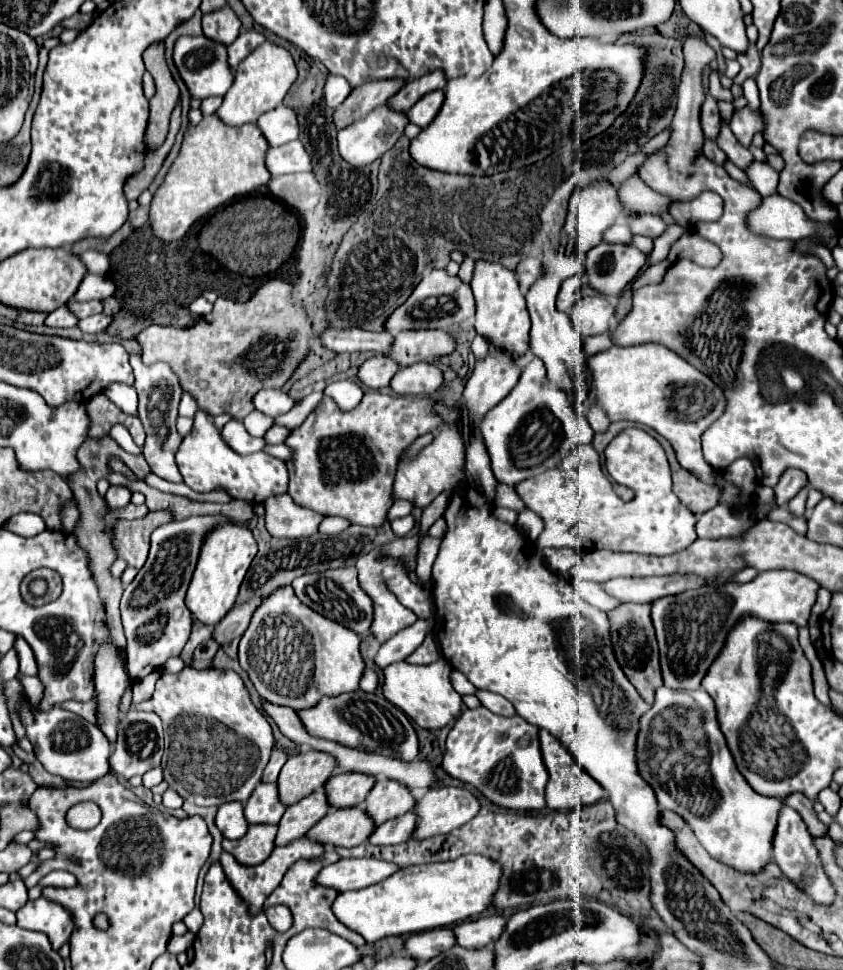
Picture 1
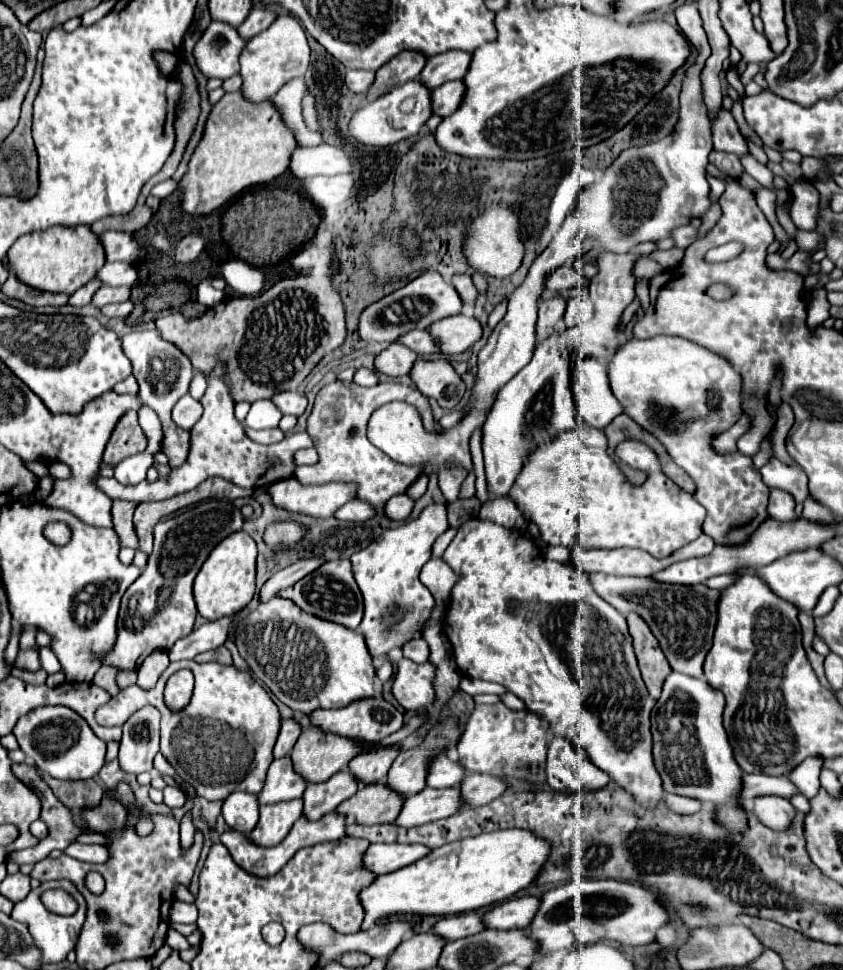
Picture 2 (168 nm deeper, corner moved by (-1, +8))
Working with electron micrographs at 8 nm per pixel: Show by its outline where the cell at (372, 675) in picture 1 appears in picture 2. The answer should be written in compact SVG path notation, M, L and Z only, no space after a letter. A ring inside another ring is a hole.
M376 658L374 664L376 664L376 682L384 684L386 680L390 680L390 676L392 676L392 664L386 658Z

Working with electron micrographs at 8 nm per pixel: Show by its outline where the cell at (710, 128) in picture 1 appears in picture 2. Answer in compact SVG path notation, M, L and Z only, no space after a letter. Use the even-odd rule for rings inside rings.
M718 108L714 112L712 118L712 136L714 136L714 148L716 150L724 150L724 152L732 152L736 156L748 152L746 140L740 134L730 110L726 108Z

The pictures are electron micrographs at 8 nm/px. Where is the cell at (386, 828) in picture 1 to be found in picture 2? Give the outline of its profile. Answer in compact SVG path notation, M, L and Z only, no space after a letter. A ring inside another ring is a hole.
M424 788L422 792L404 800L404 806L394 820L400 828L422 826L440 818L448 818L460 810L460 794L458 788Z

